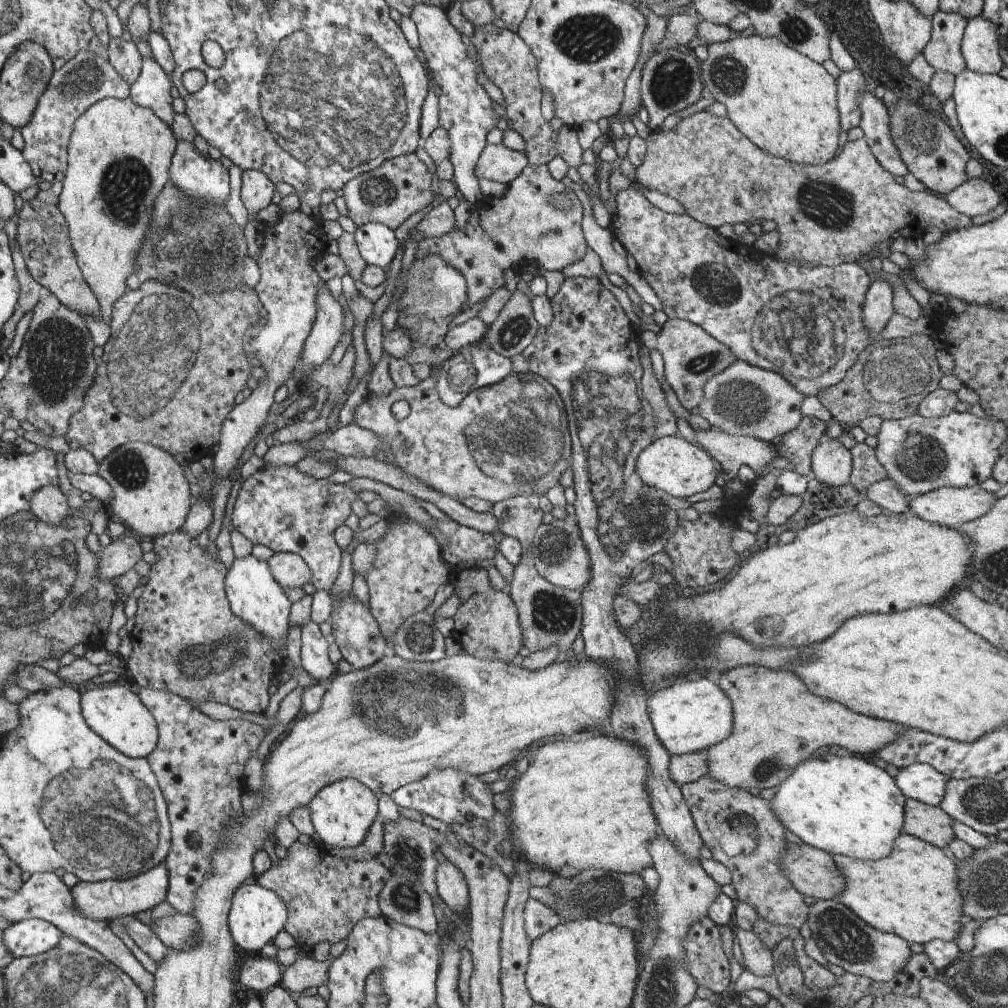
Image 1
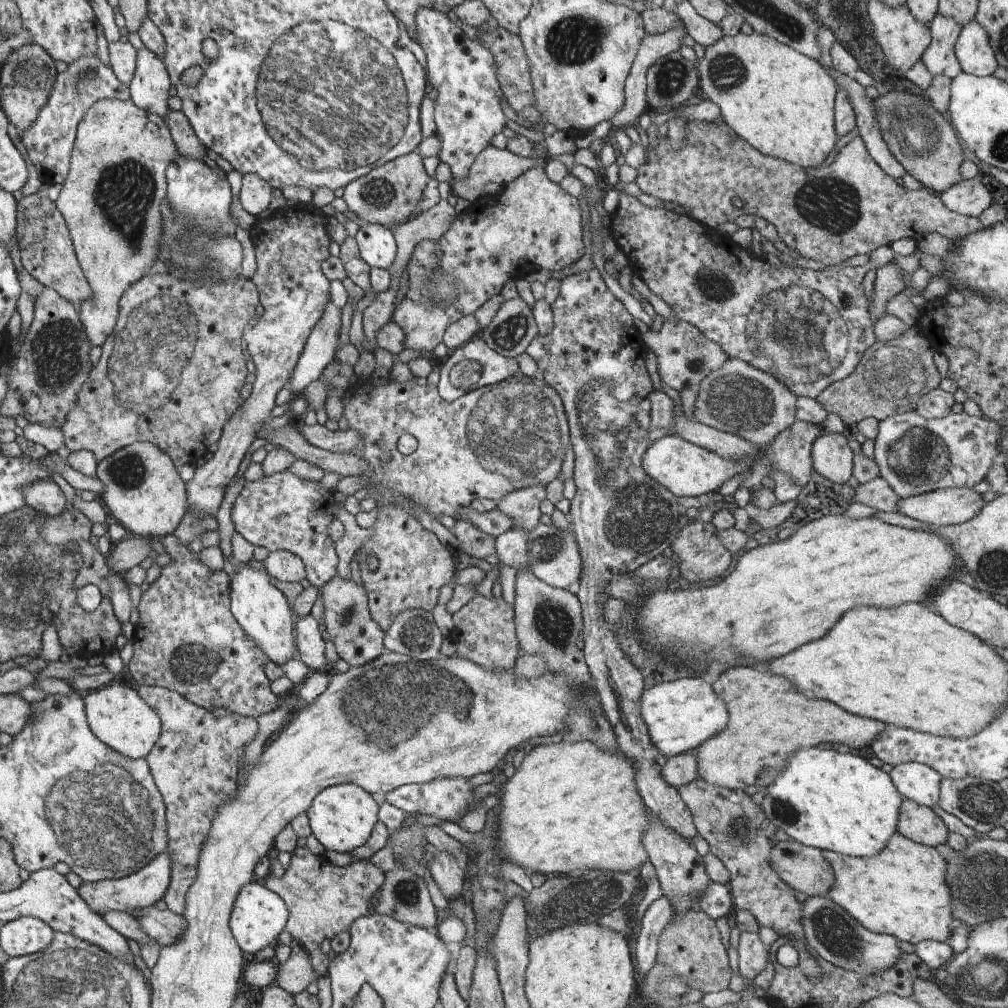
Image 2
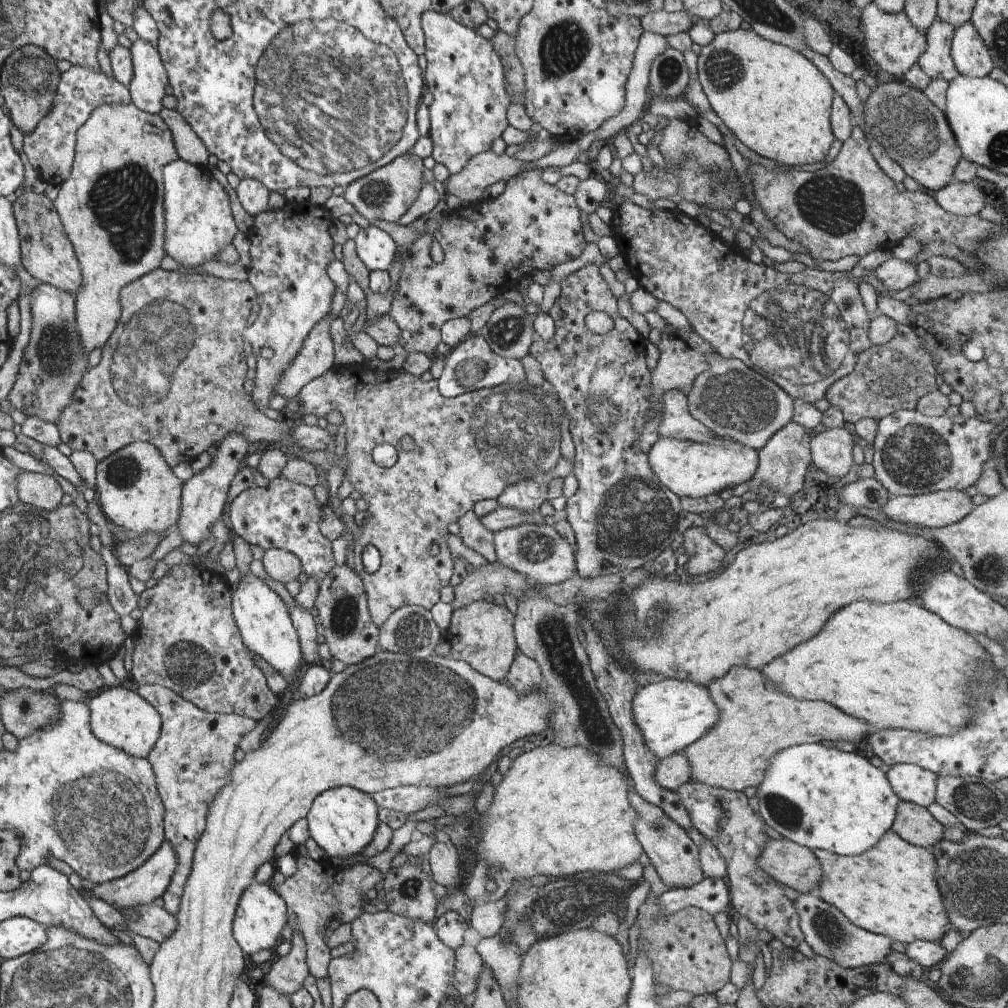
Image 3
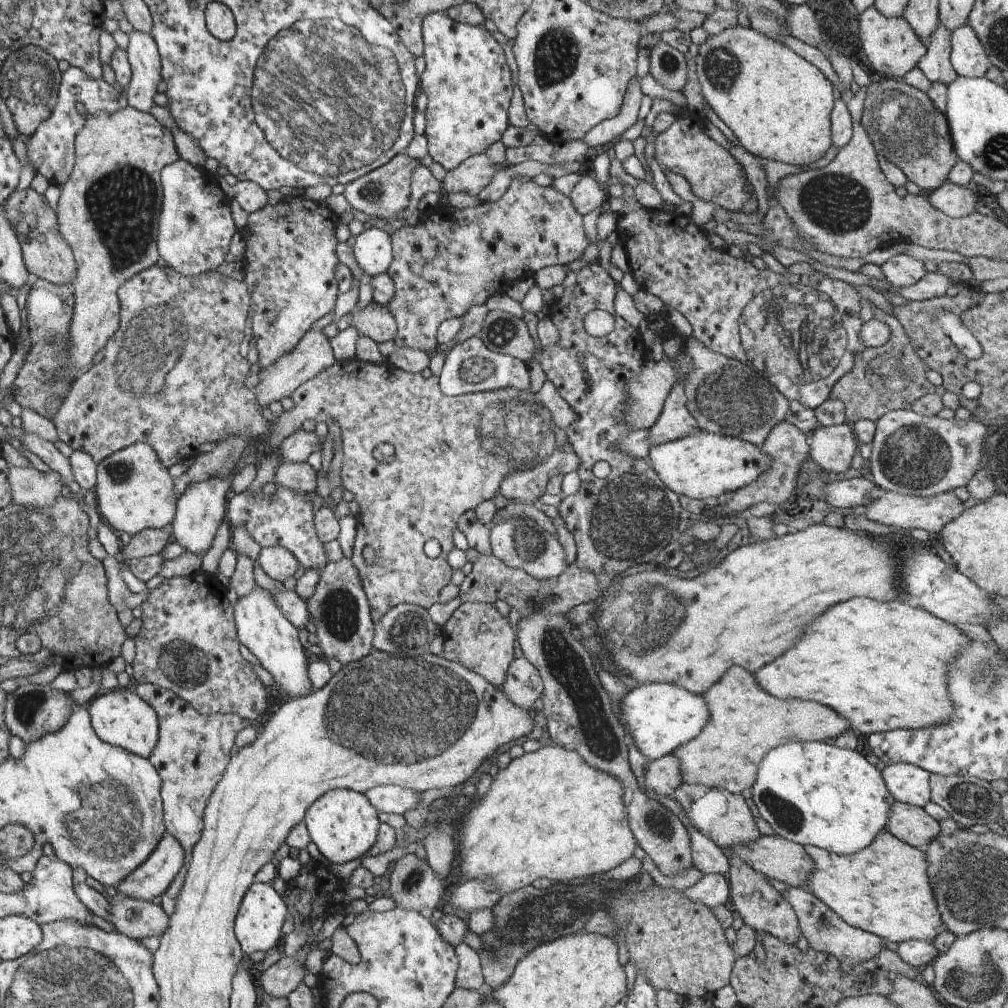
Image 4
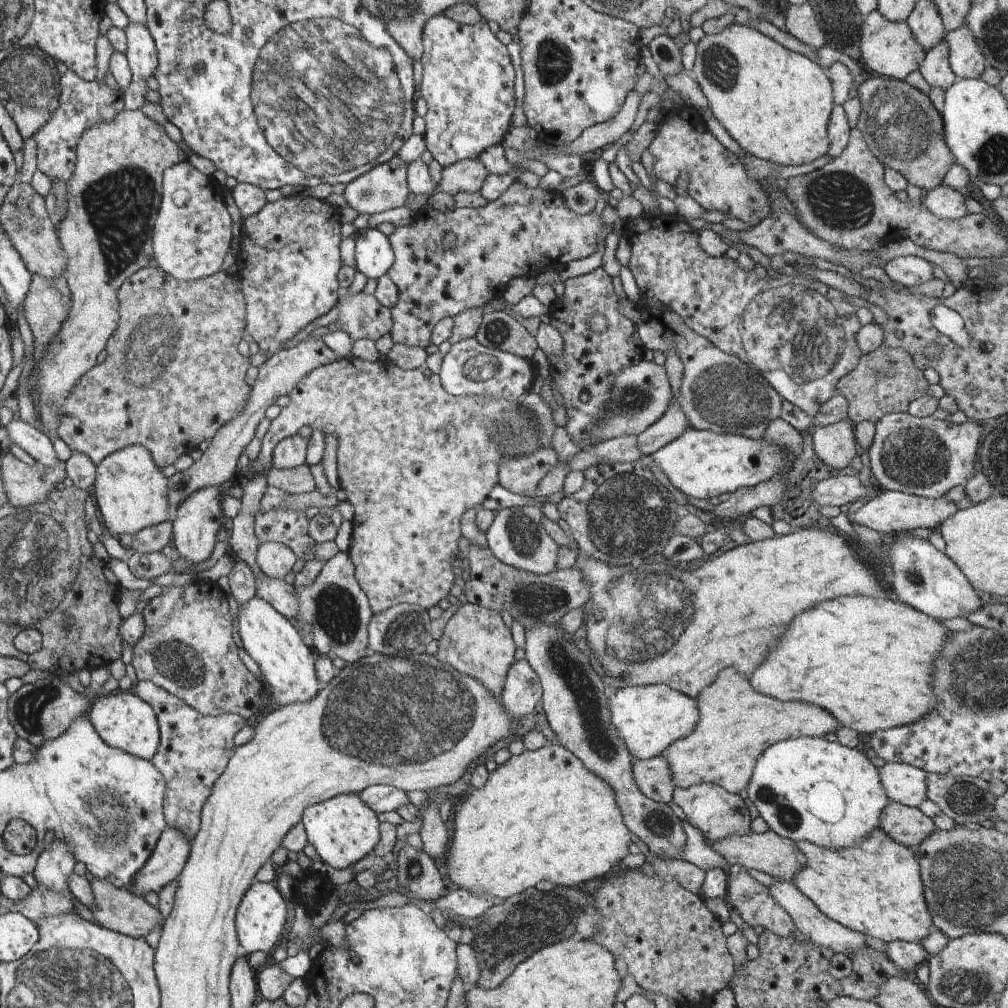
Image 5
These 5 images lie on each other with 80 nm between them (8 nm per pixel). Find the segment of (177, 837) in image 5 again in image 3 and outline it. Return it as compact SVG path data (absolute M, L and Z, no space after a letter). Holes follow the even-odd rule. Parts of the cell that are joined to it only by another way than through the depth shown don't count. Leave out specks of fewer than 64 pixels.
M170 841L161 844L161 848L154 852L148 860L136 871L130 871L119 879L114 879L105 883L100 883L90 890L83 890L84 896L90 896L94 899L102 899L114 908L124 910L139 905L149 905L156 898L164 895L172 882L174 871L177 870L177 853L173 849Z

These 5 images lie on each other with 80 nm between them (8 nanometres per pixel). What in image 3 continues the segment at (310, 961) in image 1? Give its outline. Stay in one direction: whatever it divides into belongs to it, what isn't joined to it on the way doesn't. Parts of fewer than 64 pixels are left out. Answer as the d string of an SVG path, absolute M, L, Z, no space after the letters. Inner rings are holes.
M294 933L291 944L290 952L274 961L270 972L263 978L263 983L292 996L303 987L302 984L309 975L309 968L304 937L300 933Z

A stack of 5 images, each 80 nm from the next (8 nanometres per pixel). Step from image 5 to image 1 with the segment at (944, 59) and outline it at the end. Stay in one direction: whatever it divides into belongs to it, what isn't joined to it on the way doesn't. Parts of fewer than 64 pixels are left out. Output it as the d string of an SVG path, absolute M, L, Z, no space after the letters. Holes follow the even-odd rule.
M938 9L930 19L933 26L931 39L924 47L922 53L936 71L944 71L957 75L966 68L961 46L968 19L960 13L947 13L940 9Z

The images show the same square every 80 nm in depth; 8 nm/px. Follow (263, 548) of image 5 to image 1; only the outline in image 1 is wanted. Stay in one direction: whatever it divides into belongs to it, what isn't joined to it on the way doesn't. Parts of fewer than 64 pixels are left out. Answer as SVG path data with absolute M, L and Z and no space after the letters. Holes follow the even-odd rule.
M274 553L268 564L278 582L286 588L302 588L313 577L308 564L296 553Z

